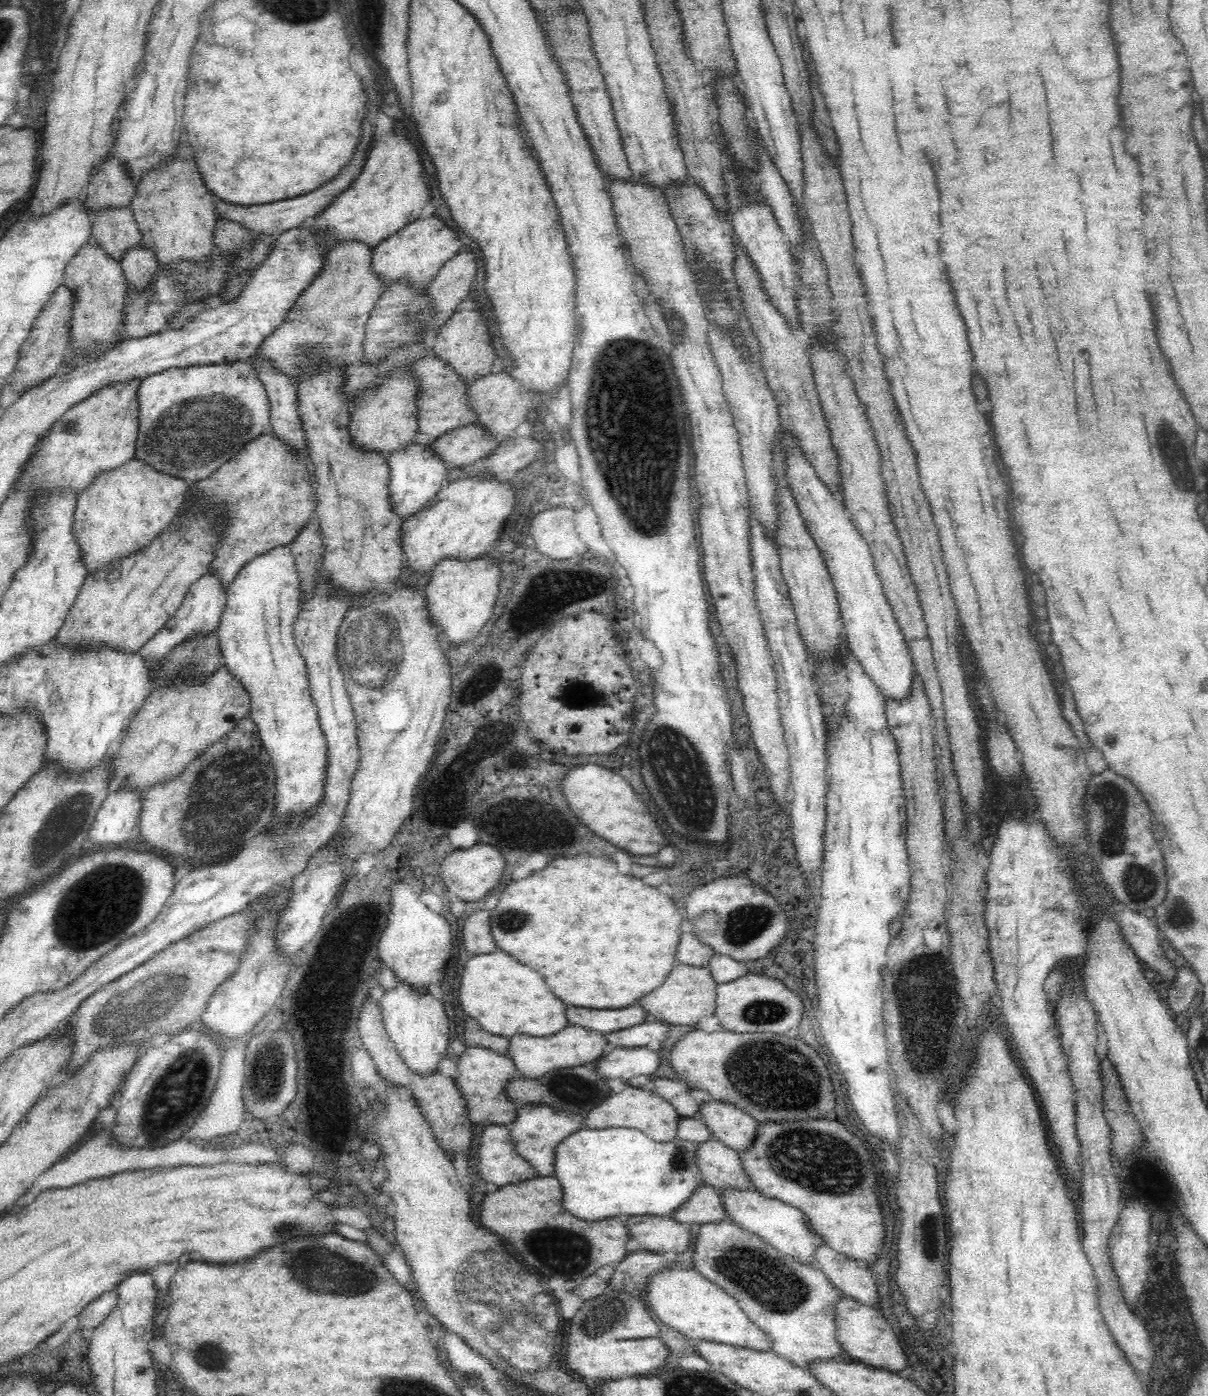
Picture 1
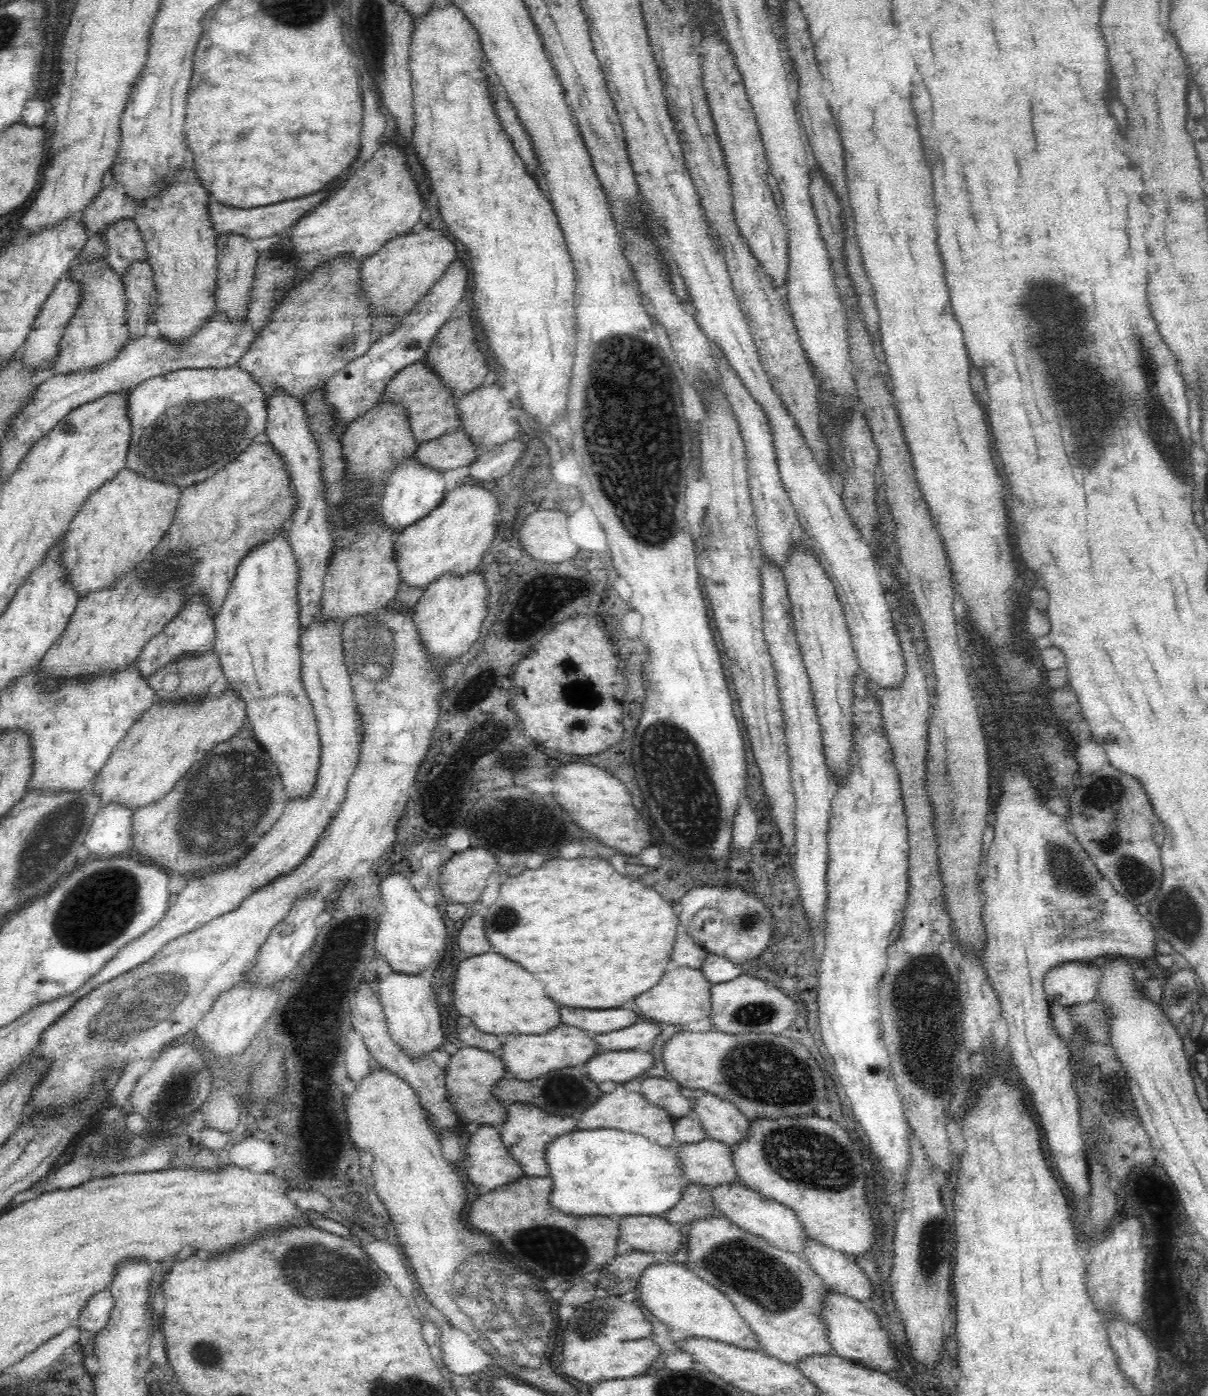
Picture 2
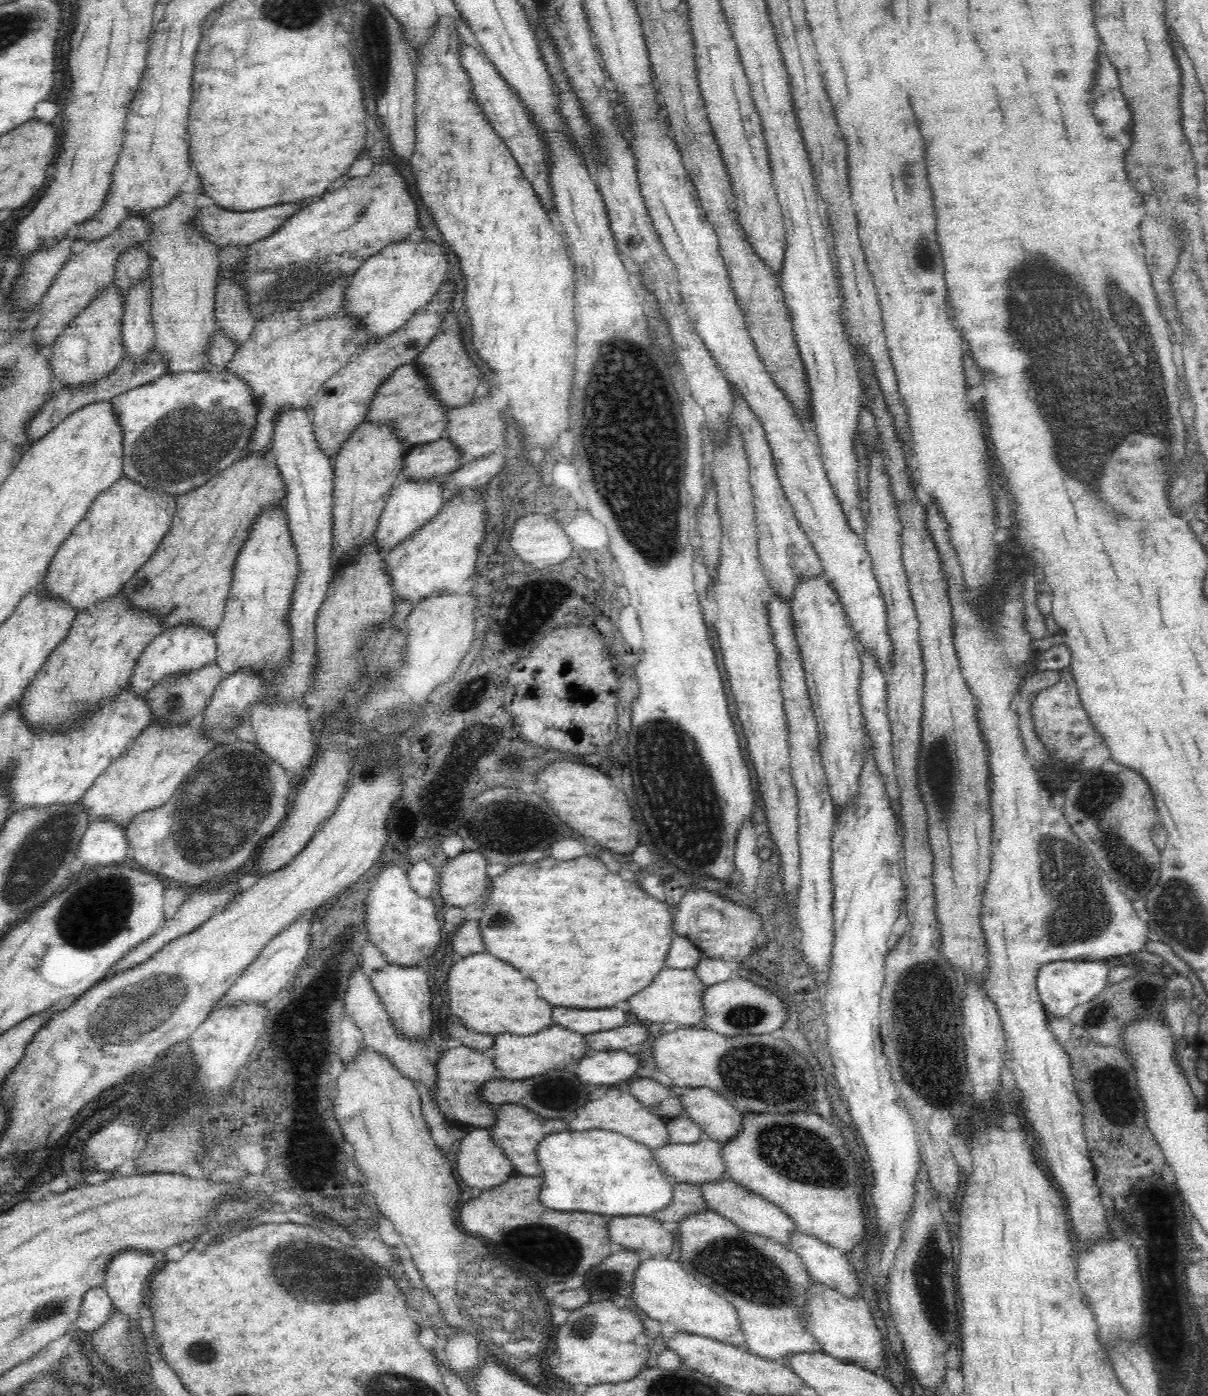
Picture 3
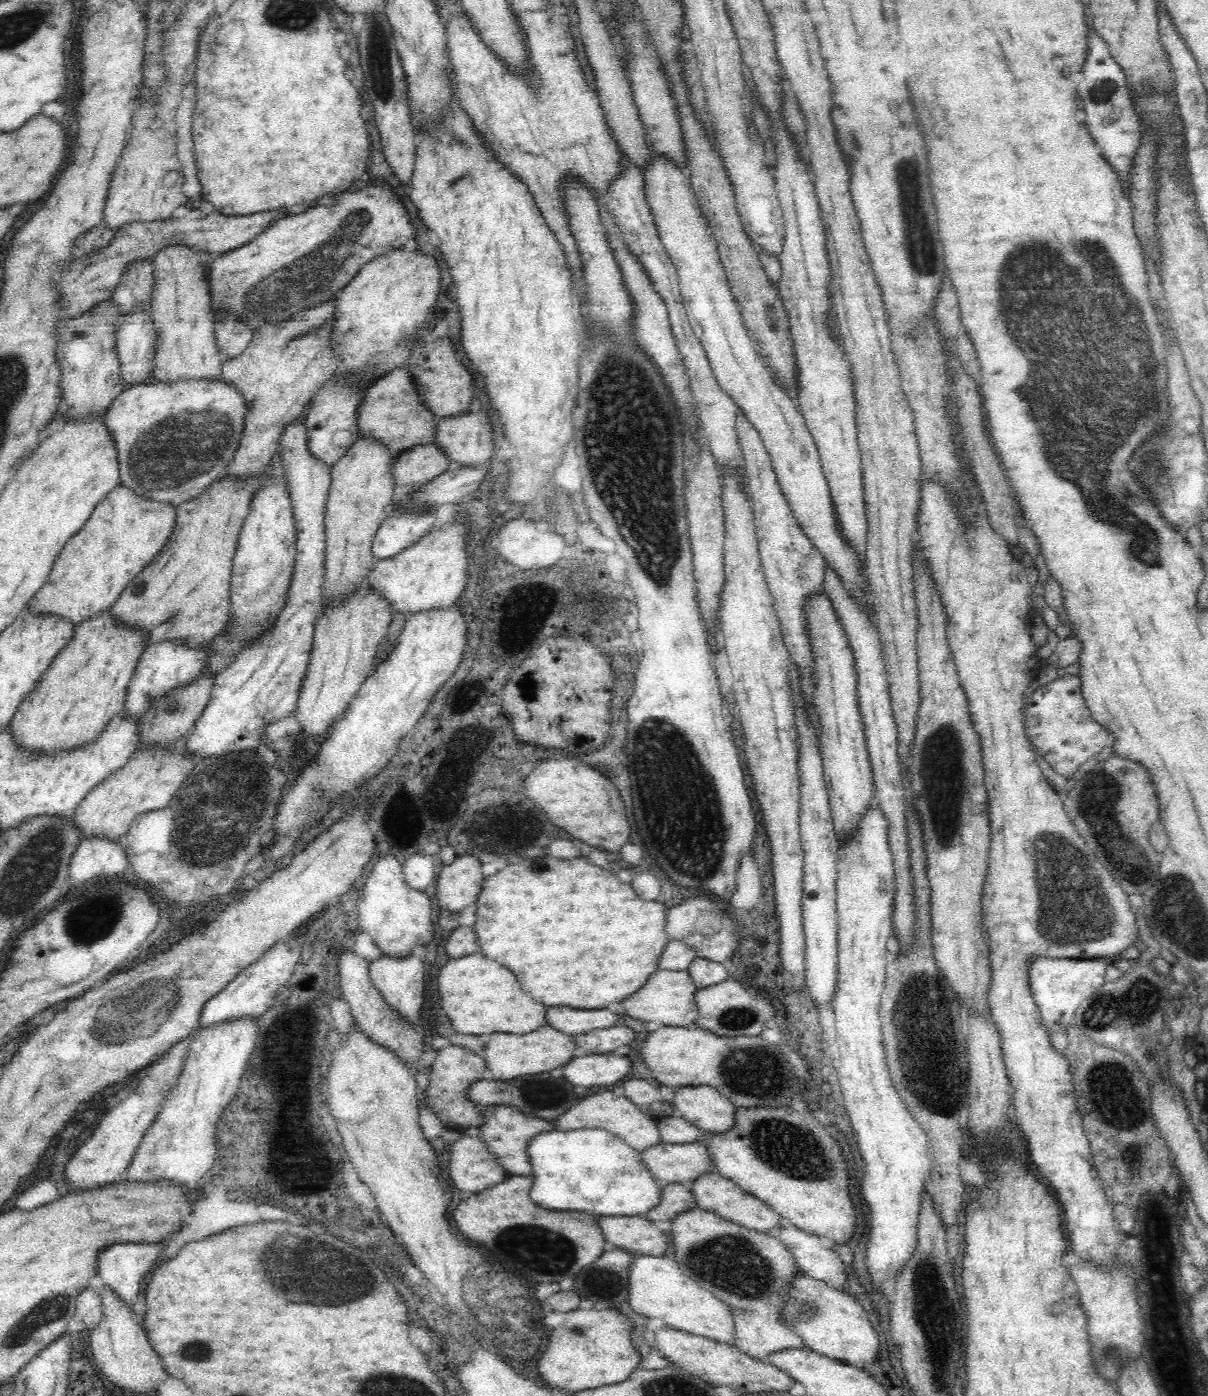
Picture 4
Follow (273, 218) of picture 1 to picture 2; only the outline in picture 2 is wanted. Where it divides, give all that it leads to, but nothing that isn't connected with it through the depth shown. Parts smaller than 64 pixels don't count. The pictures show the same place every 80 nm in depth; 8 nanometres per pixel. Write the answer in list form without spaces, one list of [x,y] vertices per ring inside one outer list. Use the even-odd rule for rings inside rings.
[[[326,188],[322,192],[308,194],[306,198],[294,198],[294,200],[288,200],[288,202],[278,202],[278,204],[257,206],[249,209],[226,206],[217,201],[208,204],[206,209],[208,209],[208,217],[210,217],[212,229],[214,229],[217,237],[236,233],[246,239],[256,240],[267,236],[290,234],[290,230],[294,228],[296,220],[300,216],[304,216],[306,212],[310,212],[314,206],[318,206],[331,191],[330,188]]]

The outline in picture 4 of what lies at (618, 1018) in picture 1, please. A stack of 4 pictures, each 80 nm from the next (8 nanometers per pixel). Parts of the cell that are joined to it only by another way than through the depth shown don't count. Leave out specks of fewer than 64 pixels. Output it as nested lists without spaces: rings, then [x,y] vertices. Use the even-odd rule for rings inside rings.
[[[556,1006],[556,1008],[548,1008],[546,1024],[554,1026],[561,1033],[579,1035],[588,1030],[596,1030],[596,1028],[608,1028],[619,1022],[618,1016],[606,1008],[576,1010],[576,1008],[568,1008],[568,1006]]]

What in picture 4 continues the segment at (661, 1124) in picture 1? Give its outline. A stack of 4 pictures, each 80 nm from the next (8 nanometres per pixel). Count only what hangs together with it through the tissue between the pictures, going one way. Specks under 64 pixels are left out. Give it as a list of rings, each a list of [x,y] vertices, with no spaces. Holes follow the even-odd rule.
[[[602,1092],[588,1096],[584,1100],[572,1106],[562,1118],[554,1120],[553,1130],[568,1131],[577,1129],[603,1129],[615,1134],[618,1138],[628,1143],[632,1149],[640,1151],[648,1146],[654,1146],[660,1142],[659,1131],[656,1126],[656,1118],[649,1114],[644,1114],[632,1101],[624,1095],[614,1092]]]

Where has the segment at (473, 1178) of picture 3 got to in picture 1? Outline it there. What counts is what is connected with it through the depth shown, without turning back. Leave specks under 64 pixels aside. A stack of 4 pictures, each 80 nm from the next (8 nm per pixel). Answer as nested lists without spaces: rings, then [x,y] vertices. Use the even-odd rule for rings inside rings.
[[[481,1124],[477,1137],[474,1148],[478,1157],[477,1176],[490,1188],[536,1177],[532,1165],[528,1165],[528,1162],[514,1150],[505,1125]]]

